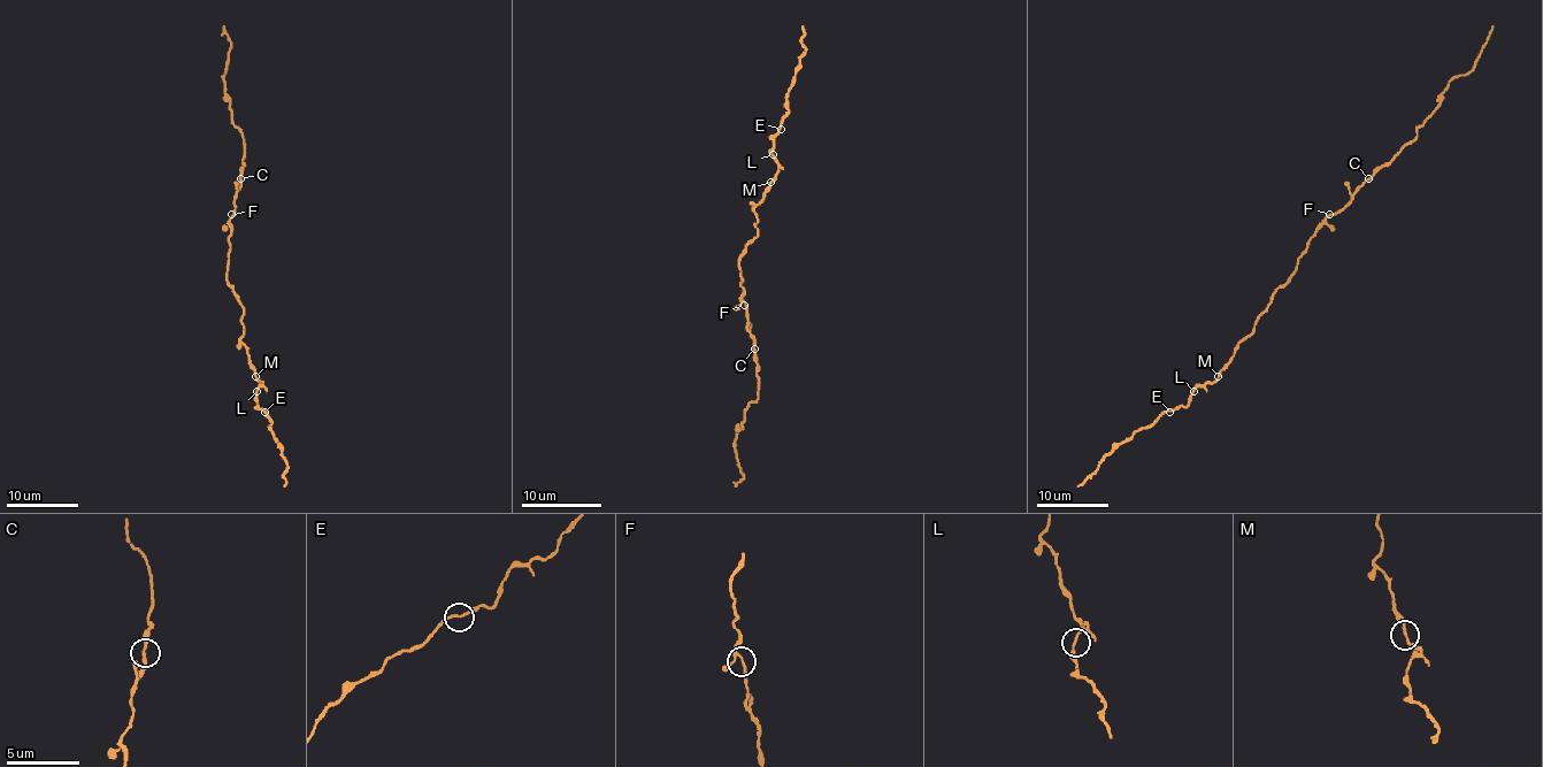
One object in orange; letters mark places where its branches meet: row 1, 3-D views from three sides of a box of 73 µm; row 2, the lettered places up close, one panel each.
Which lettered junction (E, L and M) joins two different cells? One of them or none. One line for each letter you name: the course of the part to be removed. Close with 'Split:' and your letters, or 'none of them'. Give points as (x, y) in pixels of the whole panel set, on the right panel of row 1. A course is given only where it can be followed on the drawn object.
Split: none of them

